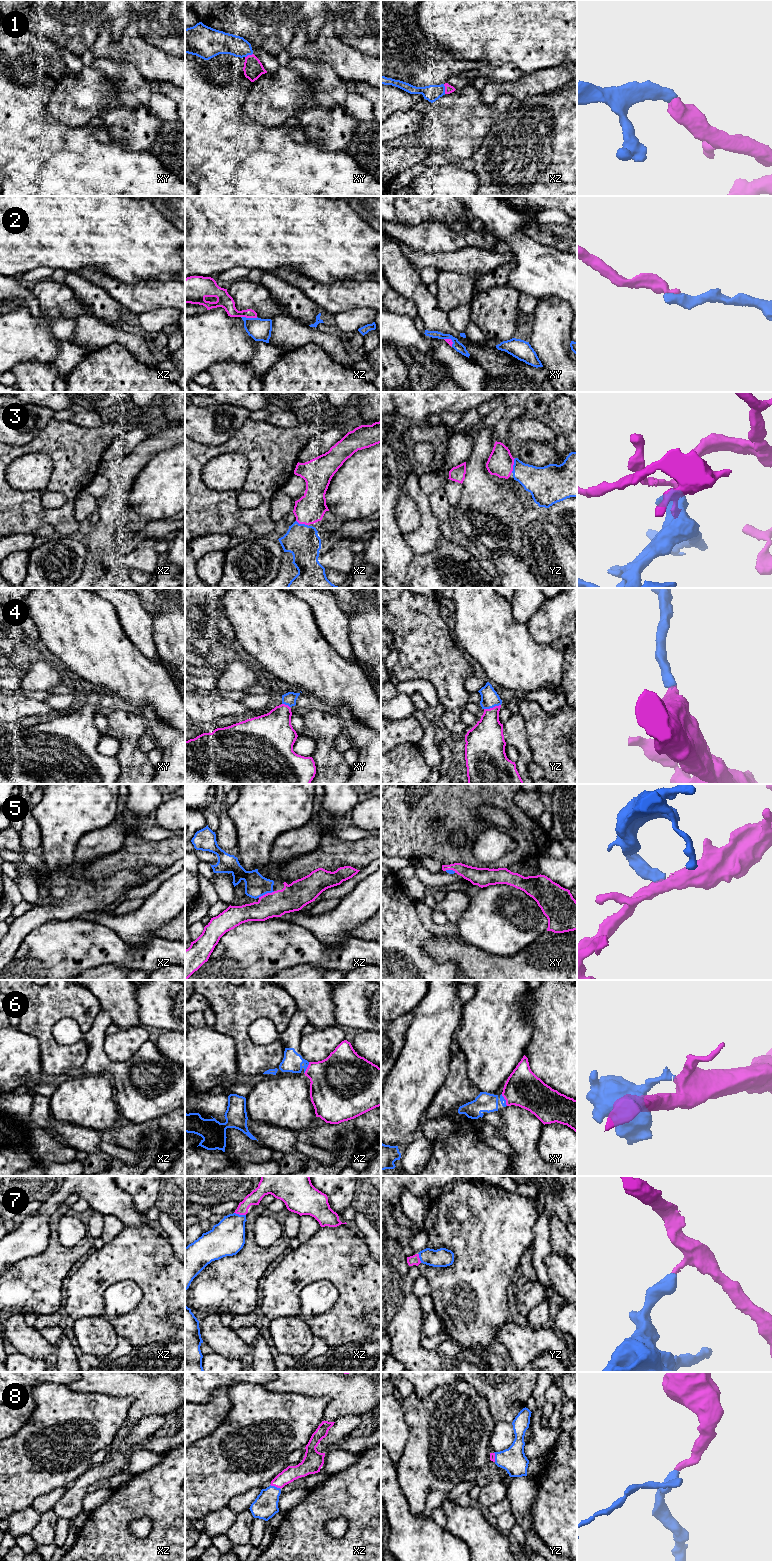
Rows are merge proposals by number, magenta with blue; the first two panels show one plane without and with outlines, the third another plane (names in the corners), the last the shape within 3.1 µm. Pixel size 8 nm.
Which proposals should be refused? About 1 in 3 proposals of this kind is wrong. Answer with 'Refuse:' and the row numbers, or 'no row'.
Refuse: no row

